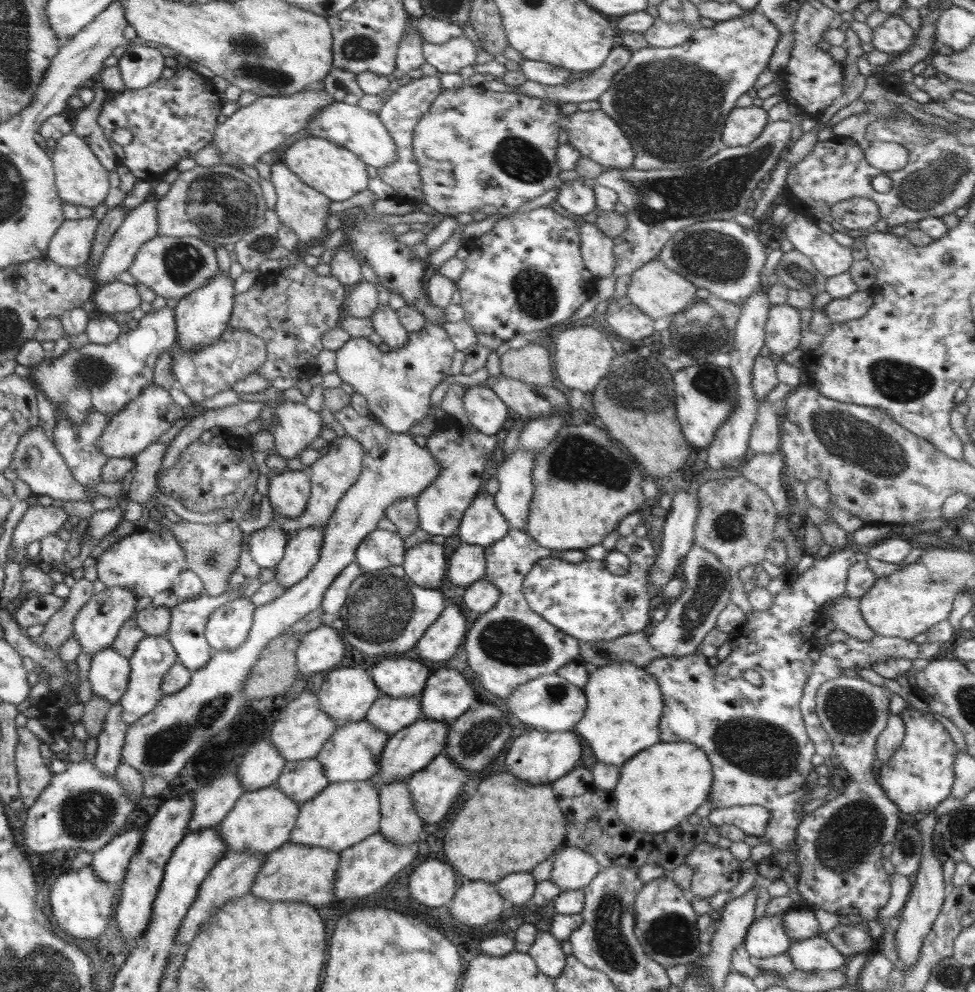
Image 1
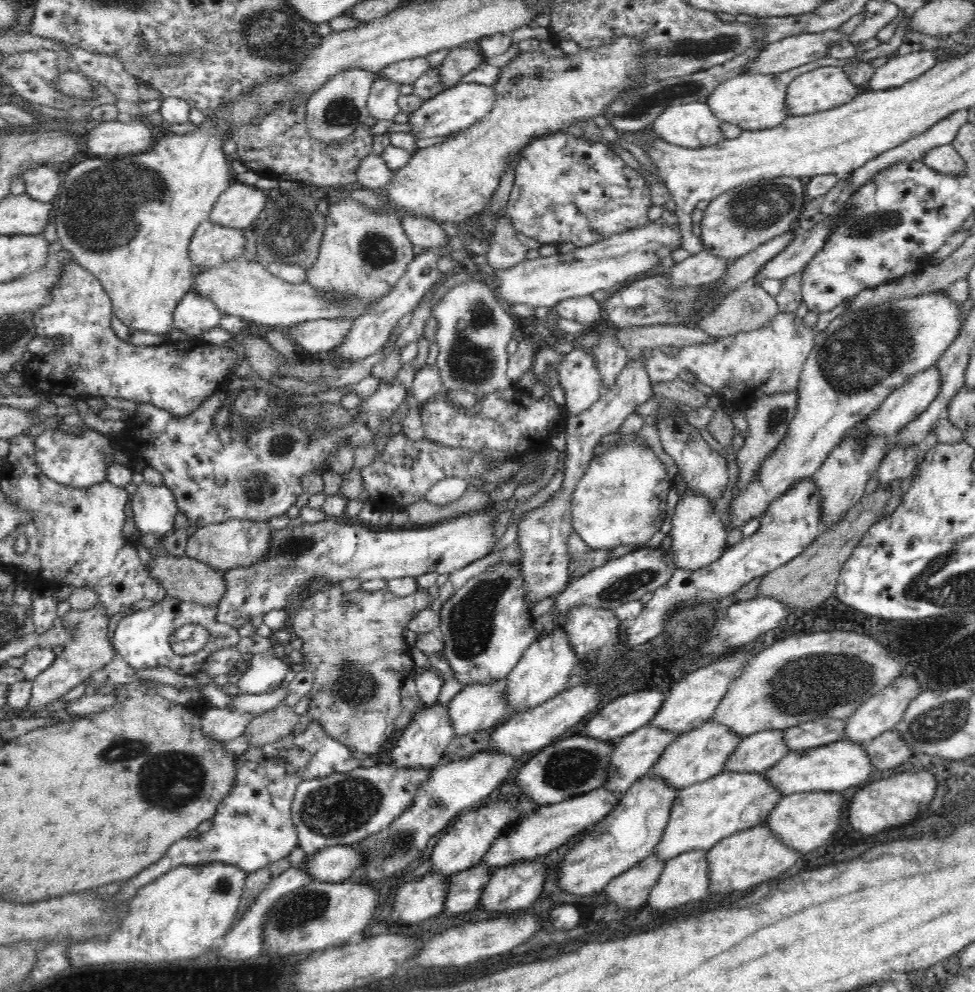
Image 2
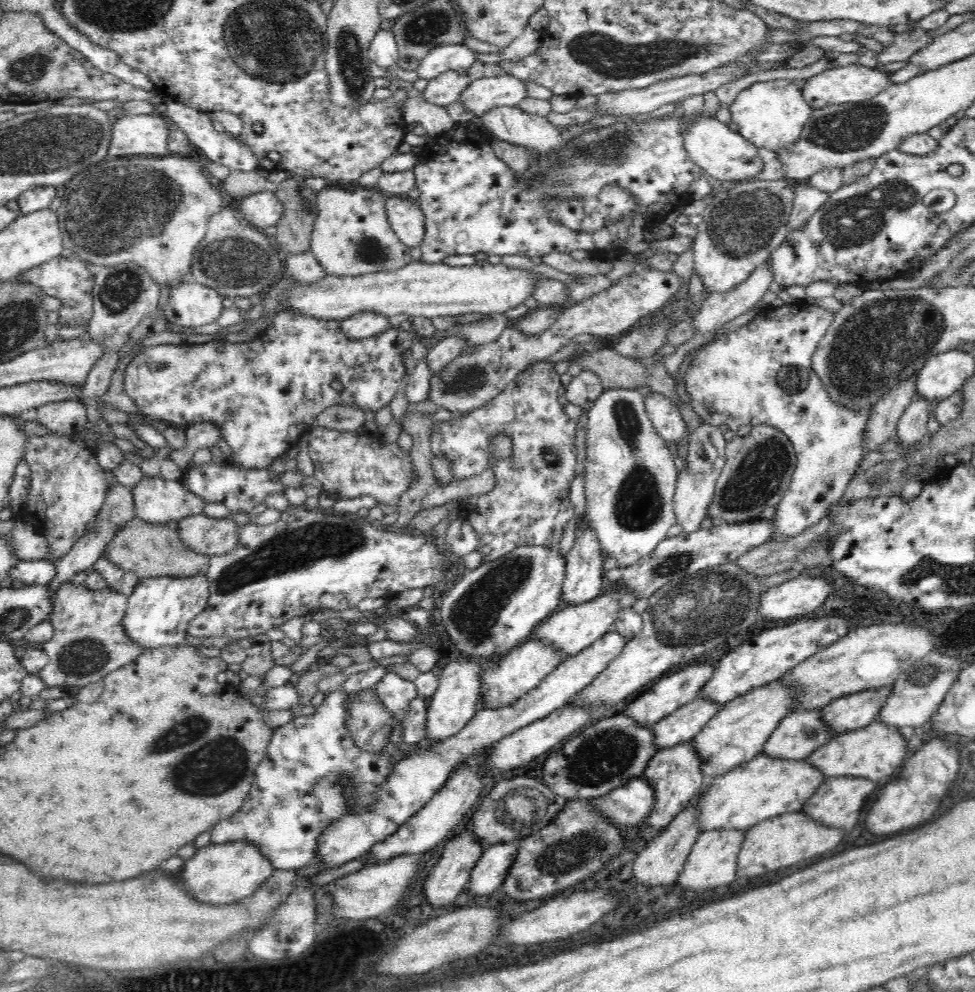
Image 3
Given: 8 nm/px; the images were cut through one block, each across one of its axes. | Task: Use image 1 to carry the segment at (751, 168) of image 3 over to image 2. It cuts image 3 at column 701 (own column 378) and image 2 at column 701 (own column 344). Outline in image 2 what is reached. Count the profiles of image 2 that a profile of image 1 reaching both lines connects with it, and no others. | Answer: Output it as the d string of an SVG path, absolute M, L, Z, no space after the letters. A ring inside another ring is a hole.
M688 102L668 106L664 111L652 129L674 146L704 148L727 139L720 128L721 121L712 113L708 103Z

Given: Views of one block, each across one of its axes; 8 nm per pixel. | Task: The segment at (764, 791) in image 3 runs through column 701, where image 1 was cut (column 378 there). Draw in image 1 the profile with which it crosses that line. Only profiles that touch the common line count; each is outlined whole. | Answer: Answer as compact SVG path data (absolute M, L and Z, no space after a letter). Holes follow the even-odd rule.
M368 781L328 783L314 798L298 807L296 825L290 832L290 842L302 846L320 846L336 852L346 850L380 830L380 798L378 789Z

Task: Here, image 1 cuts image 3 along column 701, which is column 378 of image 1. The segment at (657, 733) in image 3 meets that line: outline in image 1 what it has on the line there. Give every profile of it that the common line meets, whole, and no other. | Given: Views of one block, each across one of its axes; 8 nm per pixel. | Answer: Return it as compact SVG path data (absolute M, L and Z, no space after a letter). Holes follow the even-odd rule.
M380 694L368 709L364 719L378 732L392 736L396 731L410 726L422 717L420 698L392 698Z

